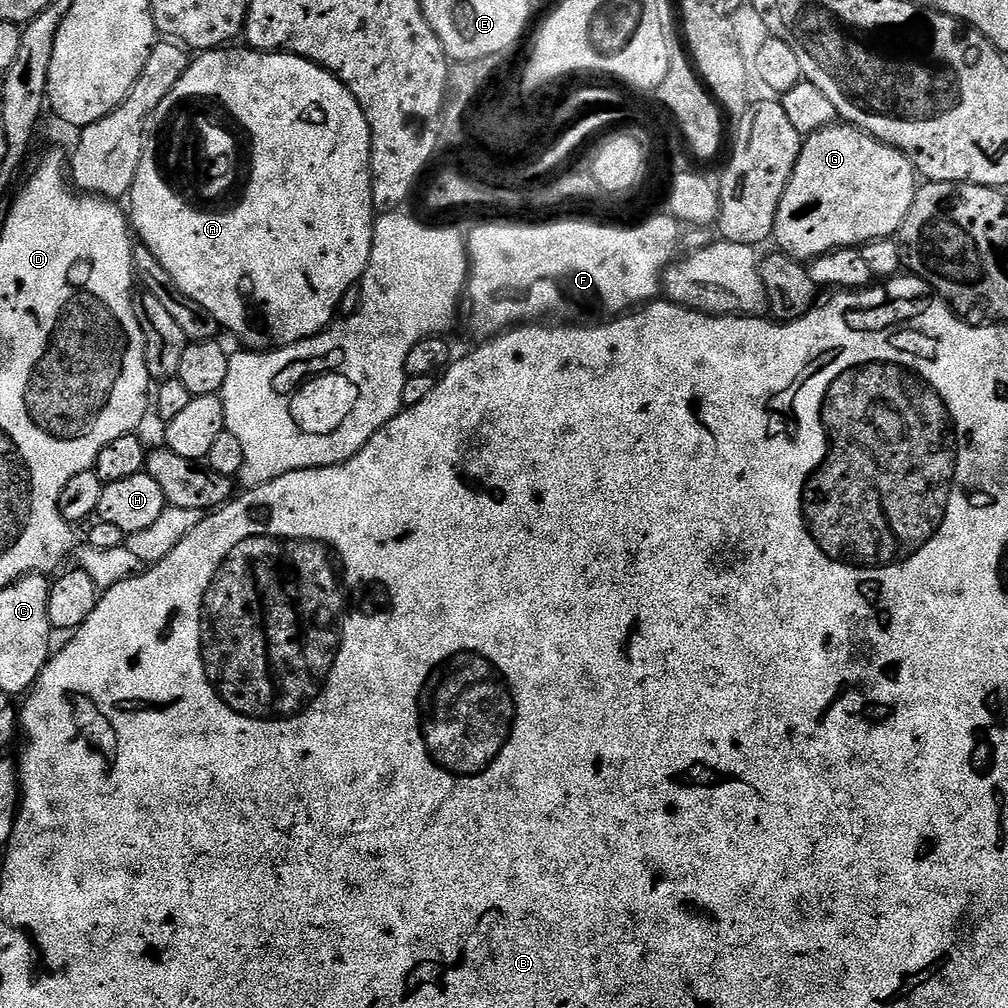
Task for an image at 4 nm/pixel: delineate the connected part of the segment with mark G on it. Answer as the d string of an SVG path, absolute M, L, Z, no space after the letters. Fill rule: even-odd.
M837 122L830 128L823 128L821 132L812 133L811 136L801 143L798 162L794 166L794 174L790 174L790 182L786 186L786 194L782 194L782 202L778 206L778 214L774 218L772 240L779 251L801 262L811 262L822 254L833 252L836 248L860 248L871 242L871 240L887 240L899 233L906 214L910 214L910 206L916 197L917 187L918 173L912 167L911 160L903 152L899 152L897 148L891 148L889 144L883 144L880 140L874 139L873 136L847 122Z

